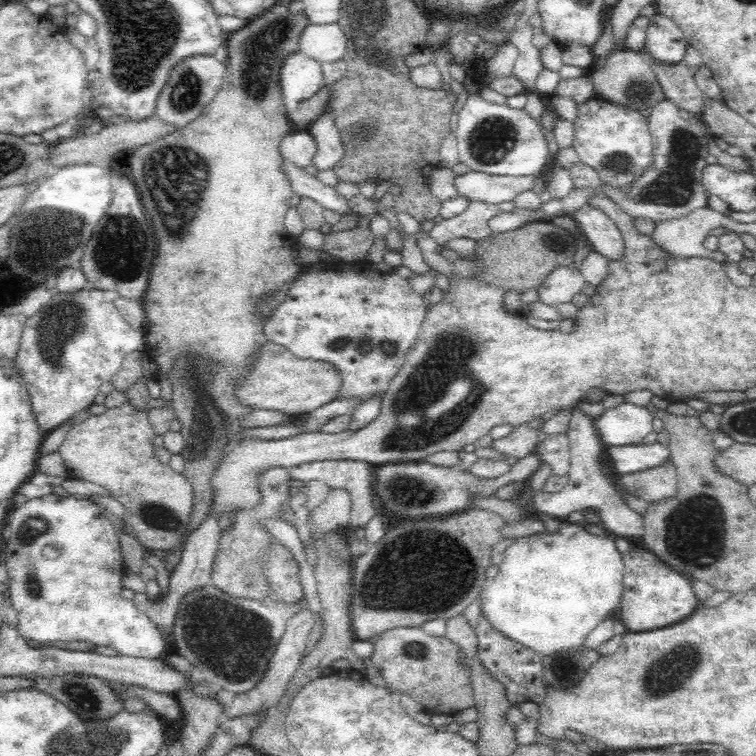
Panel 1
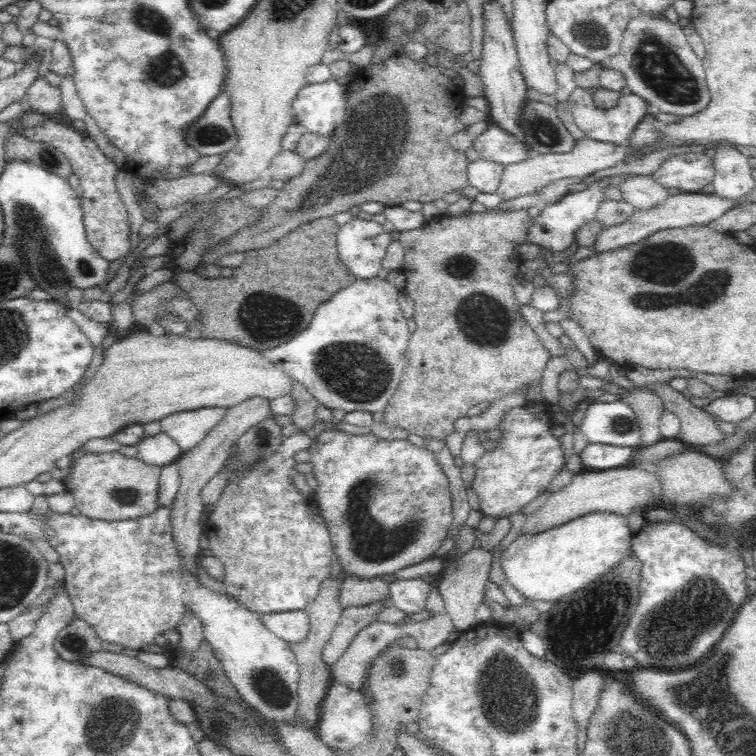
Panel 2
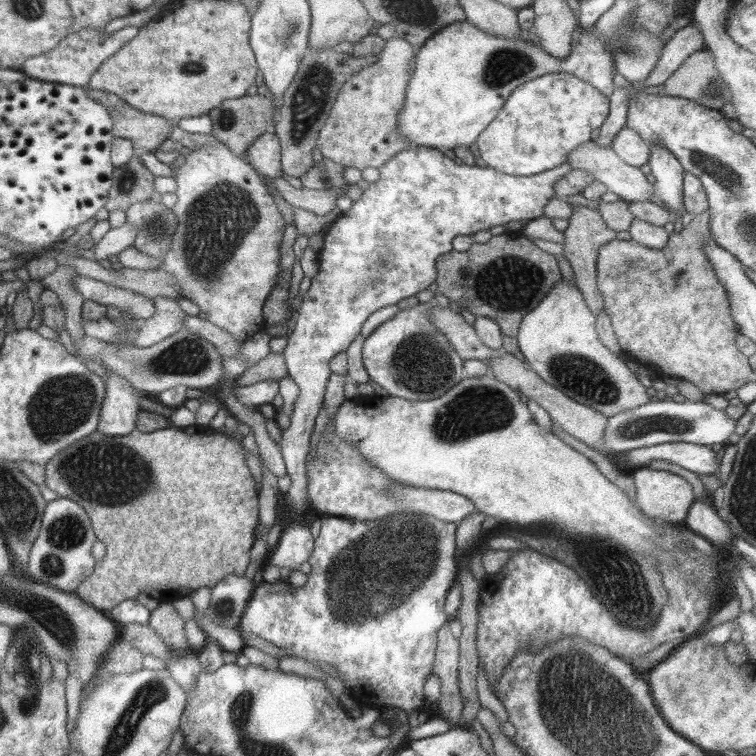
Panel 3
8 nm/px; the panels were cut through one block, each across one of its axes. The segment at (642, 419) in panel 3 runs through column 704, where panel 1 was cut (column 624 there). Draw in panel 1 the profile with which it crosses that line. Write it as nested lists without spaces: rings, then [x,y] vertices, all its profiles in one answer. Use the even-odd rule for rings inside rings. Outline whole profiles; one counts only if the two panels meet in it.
[[[624,402],[616,408],[601,410],[594,422],[602,443],[626,446],[642,443],[653,432],[654,418],[646,407]]]

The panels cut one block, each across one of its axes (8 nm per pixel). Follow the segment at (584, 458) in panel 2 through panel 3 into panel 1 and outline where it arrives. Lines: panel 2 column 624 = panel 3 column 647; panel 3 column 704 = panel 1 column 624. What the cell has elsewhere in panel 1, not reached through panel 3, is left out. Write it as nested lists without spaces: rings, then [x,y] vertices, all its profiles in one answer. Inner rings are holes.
[[[657,441],[652,444],[609,446],[608,454],[619,476],[650,470],[654,466],[662,466],[671,460],[668,445],[662,445]]]

